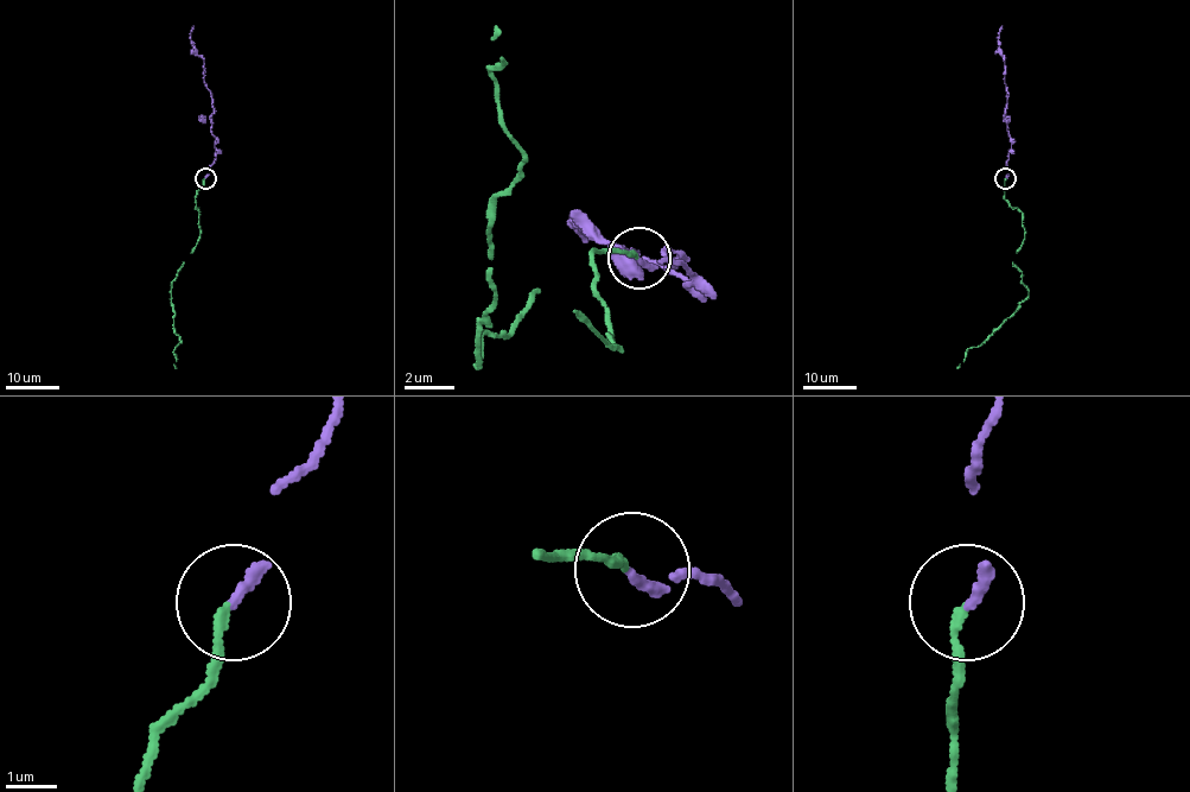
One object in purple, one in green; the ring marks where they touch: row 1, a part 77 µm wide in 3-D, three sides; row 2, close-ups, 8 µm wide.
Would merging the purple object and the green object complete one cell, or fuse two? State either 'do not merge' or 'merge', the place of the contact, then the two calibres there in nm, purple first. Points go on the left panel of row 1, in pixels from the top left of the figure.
merge; place (205, 178); calibres 200 and 140 nm

